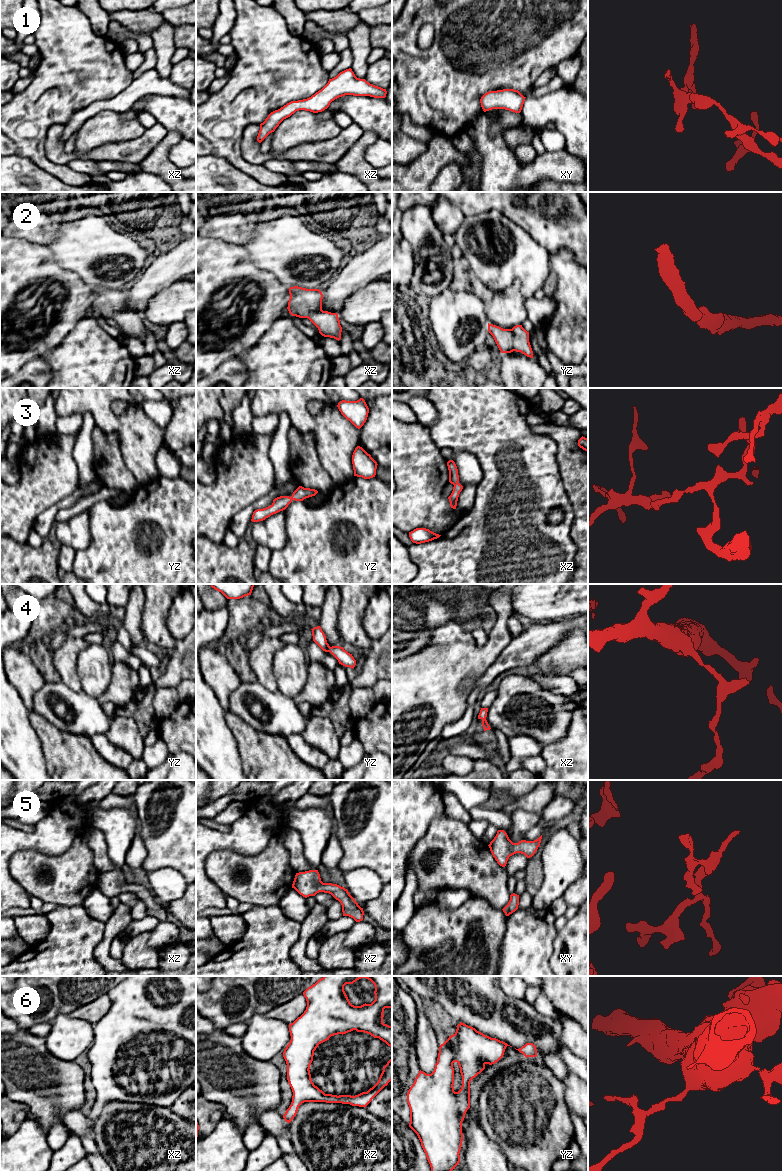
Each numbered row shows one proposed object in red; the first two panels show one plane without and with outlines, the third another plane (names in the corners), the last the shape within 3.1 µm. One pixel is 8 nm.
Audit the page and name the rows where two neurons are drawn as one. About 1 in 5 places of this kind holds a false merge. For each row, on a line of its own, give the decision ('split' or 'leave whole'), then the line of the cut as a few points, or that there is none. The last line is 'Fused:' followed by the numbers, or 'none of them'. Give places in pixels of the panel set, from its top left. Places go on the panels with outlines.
1: leave whole; no cut
2: leave whole; no cut
3: leave whole; no cut
4: leave whole; no cut
5: leave whole; no cut
6: leave whole; no cut
Fused: none of them

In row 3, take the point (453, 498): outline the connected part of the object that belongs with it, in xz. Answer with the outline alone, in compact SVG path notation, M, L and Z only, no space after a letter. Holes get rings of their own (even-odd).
M449 460L447 462L448 470L449 470L449 482L454 485L453 491L451 495L448 497L450 506L453 509L456 509L457 501L460 492L463 489L463 486L459 484L459 475L458 475L458 469L453 460Z

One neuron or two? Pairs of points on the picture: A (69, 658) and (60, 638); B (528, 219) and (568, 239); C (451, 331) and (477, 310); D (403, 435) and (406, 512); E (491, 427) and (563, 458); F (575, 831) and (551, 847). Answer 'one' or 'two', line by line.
A: two
B: one
C: one
D: one
E: two
F: two

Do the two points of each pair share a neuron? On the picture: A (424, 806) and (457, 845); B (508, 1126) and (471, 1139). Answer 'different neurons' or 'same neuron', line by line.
A: different neurons
B: different neurons

